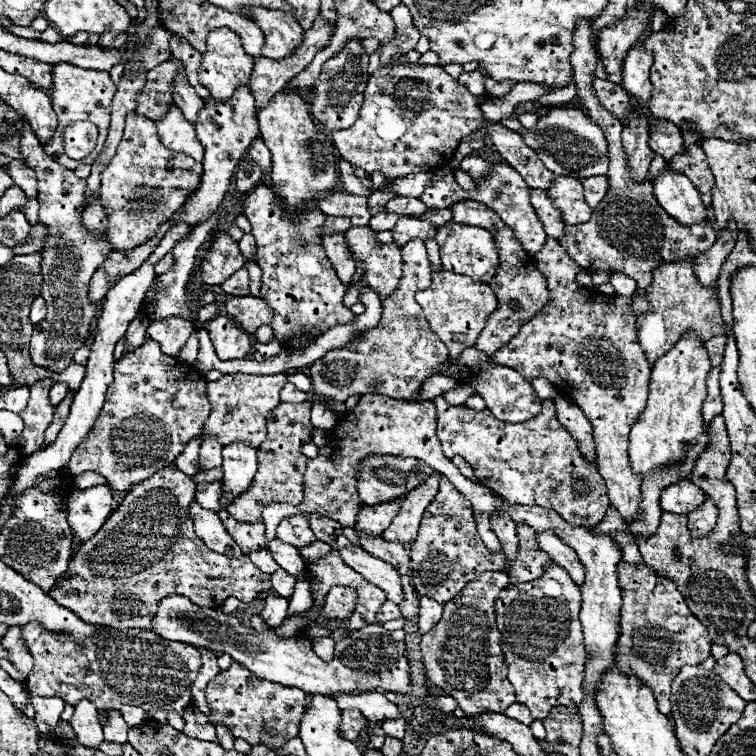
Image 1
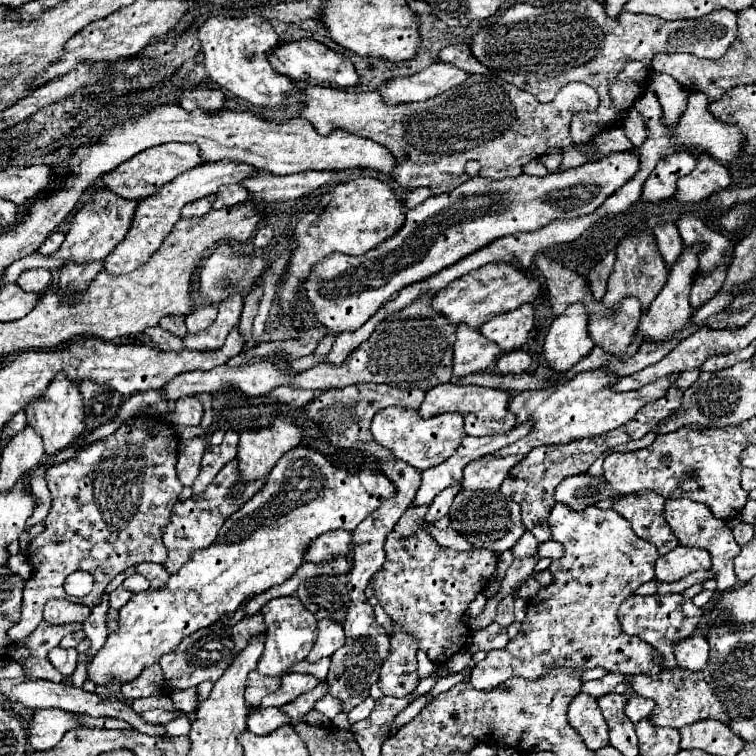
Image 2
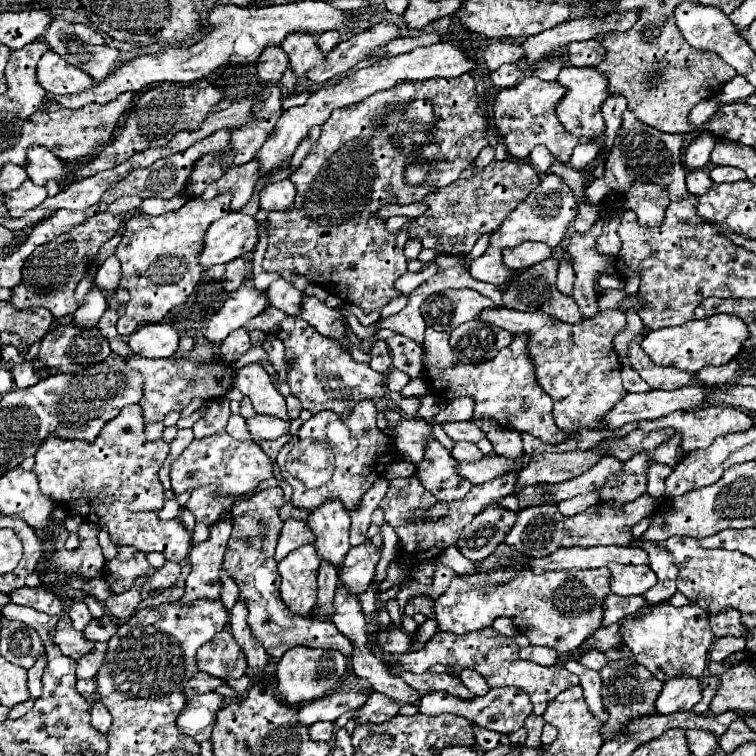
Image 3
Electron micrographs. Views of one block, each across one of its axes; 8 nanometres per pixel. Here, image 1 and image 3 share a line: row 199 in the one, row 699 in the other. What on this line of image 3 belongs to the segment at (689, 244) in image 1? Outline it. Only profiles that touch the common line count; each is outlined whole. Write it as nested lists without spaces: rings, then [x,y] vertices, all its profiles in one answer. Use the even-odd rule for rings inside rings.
[[[634,660],[630,662],[608,662],[602,672],[602,698],[604,698],[604,706],[610,714],[610,720],[600,728],[604,734],[604,740],[610,738],[610,734],[614,734],[614,730],[618,730],[618,726],[622,726],[622,722],[626,722],[626,718],[634,718],[634,714],[656,714],[654,710],[654,698],[658,698],[660,690],[662,690],[662,682],[658,682],[644,666],[636,664]]]

